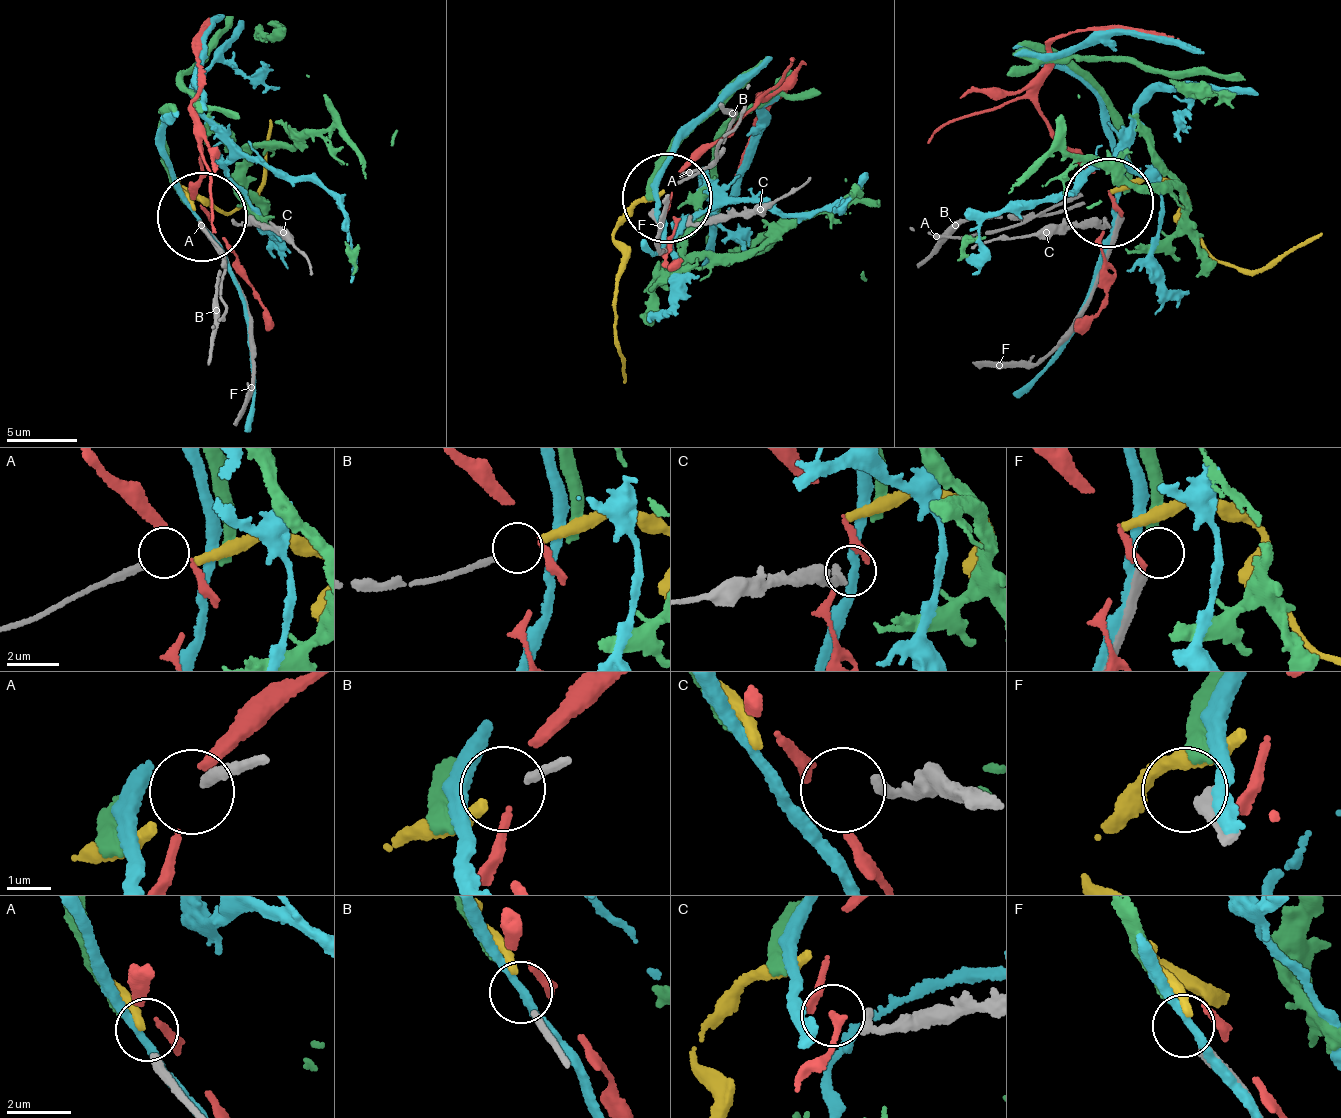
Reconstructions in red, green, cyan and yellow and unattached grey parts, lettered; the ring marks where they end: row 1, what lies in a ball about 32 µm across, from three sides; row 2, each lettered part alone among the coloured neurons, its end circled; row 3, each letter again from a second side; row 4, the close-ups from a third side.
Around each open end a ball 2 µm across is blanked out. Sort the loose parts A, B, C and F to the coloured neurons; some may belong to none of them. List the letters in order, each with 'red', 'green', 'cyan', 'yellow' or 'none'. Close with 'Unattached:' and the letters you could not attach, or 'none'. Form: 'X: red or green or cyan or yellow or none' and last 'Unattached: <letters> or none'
A: none
B: yellow
C: red
F: green
Unattached: A

